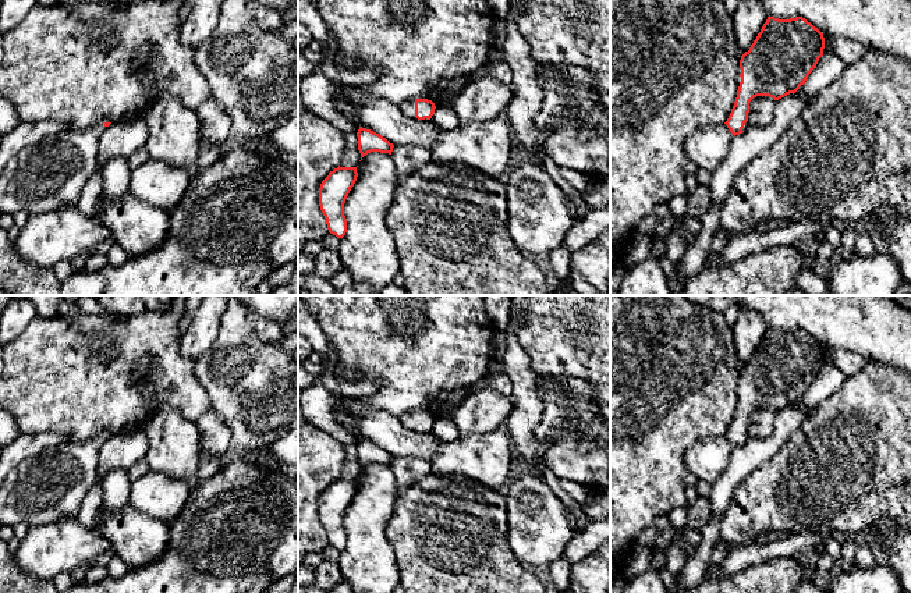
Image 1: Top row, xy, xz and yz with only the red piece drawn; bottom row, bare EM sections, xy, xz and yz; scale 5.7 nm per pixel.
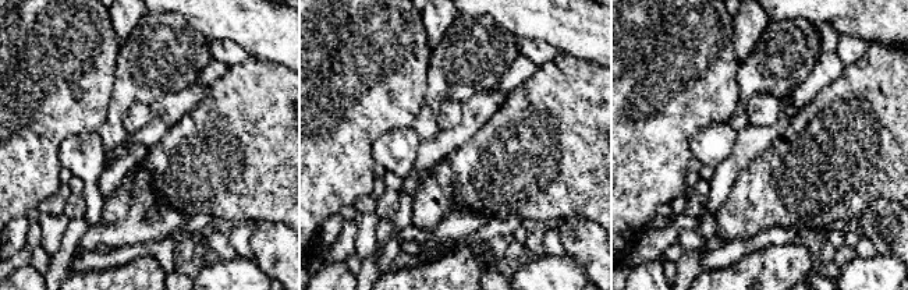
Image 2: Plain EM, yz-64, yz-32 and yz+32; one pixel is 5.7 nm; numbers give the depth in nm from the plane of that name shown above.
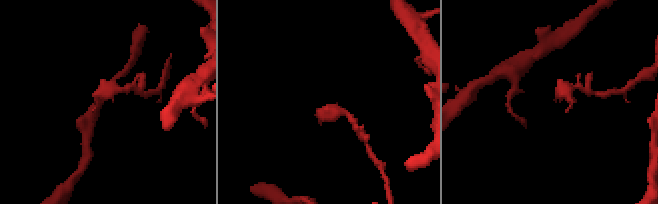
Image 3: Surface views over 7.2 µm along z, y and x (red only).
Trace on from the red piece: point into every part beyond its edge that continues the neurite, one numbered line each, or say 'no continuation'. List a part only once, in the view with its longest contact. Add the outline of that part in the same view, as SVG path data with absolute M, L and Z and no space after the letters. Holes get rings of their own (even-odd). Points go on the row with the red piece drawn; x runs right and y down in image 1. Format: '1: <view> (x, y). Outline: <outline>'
1: xz (407, 107). Outline: M412 99L412 100L403 102L401 104L398 104L398 107L400 107L400 111L401 111L405 117L412 118L412 120L418 120L418 118L415 117L415 100L414 100L414 99ZM425 118L425 120L418 120L418 121L428 121L428 118Z

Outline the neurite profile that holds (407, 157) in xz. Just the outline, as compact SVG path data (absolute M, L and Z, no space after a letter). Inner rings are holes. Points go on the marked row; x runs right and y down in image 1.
M394 145L391 157L397 177L403 180L429 163L432 150L422 145Z

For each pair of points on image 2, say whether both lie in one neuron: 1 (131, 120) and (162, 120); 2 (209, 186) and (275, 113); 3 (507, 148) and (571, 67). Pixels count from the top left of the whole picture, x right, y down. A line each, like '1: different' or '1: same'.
1: different
2: same
3: same

